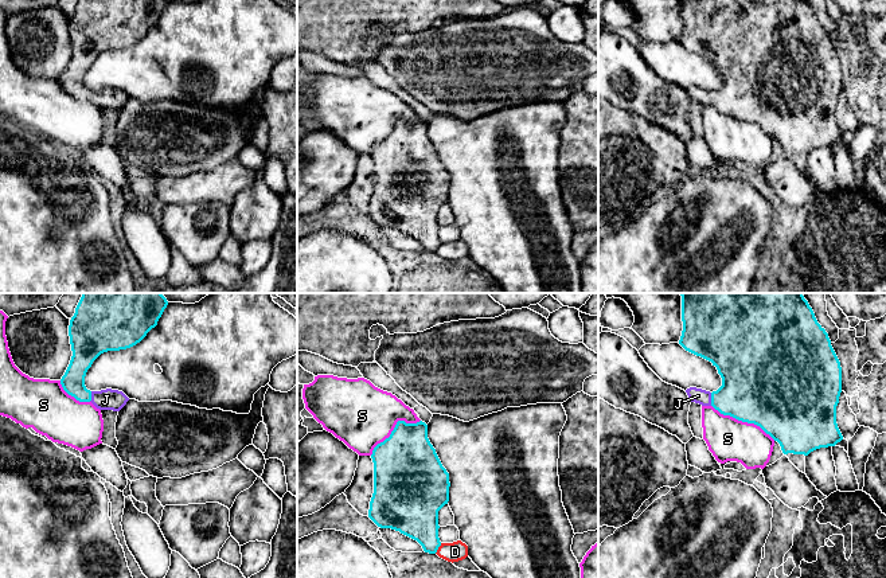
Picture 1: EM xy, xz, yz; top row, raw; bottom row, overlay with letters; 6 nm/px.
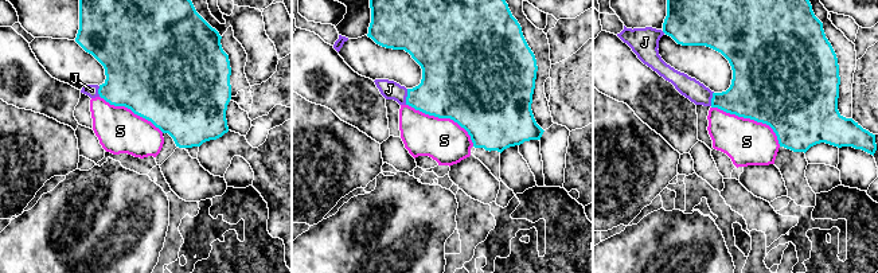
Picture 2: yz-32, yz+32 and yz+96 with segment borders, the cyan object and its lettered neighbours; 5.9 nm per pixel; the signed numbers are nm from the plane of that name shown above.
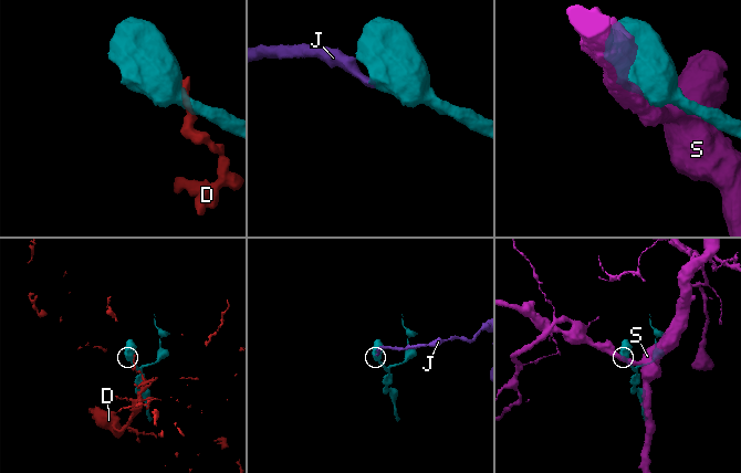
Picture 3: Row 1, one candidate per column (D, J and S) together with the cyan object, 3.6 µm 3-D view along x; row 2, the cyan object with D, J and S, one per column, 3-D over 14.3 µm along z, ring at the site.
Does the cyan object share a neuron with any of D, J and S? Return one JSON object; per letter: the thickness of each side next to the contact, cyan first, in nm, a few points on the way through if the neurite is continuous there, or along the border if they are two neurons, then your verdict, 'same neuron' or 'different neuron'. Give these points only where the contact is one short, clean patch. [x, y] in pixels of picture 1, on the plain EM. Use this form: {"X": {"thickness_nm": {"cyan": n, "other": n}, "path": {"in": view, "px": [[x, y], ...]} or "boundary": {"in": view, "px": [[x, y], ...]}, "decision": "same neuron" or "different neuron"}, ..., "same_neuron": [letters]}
{"D": {"thickness_nm": {"cyan": 280, "other": 120}, "boundary": {"in": "xz", "px": [[441, 242], [434, 252]]}, "decision": "different neuron"}, "J": {"thickness_nm": {"cyan": 380, "other": 90}, "decision": "same neuron"}, "S": {"thickness_nm": {"cyan": 480, "other": 260}, "decision": "different neuron"}, "same_neuron": ["J"]}

